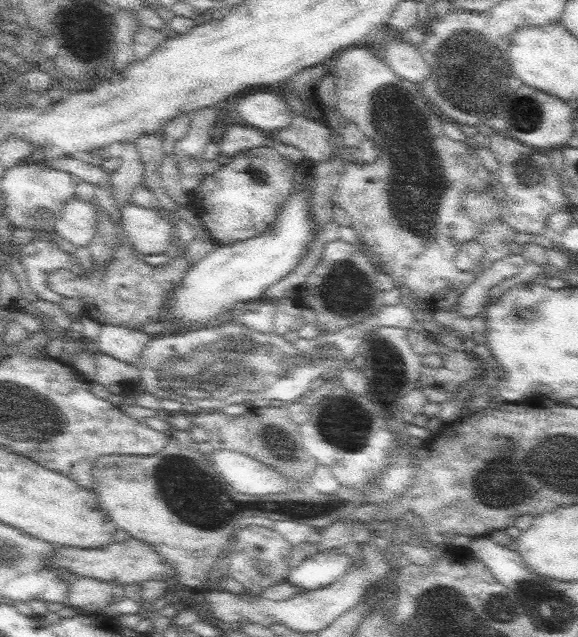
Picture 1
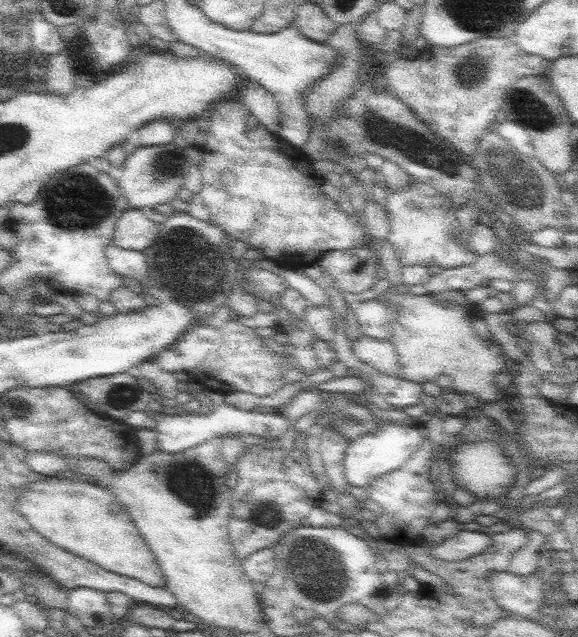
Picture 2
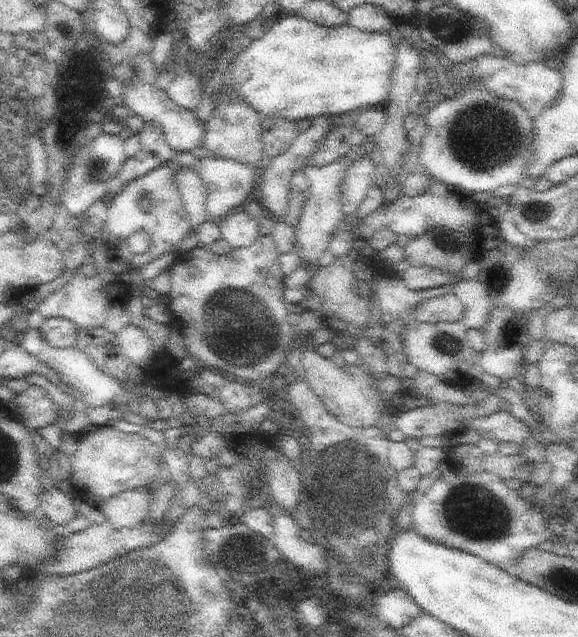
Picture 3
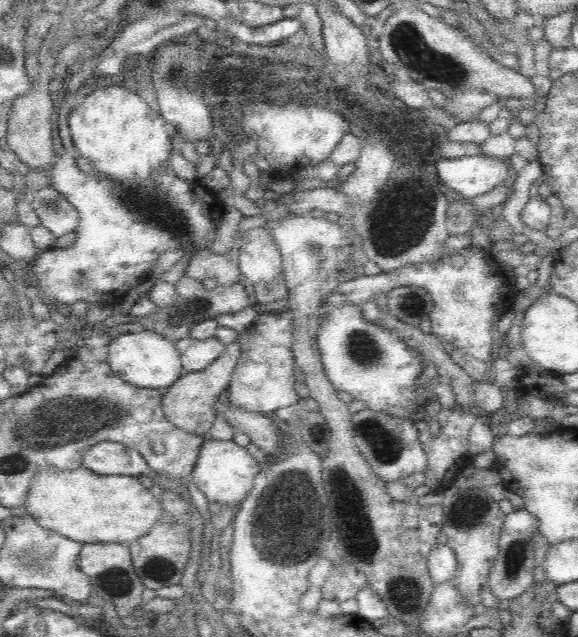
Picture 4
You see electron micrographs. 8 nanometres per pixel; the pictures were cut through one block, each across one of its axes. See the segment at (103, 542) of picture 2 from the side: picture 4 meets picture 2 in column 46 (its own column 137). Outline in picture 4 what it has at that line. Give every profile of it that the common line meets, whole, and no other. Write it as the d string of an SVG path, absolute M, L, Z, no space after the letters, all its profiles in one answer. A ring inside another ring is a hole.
M84 466L60 471L50 468L36 474L22 509L42 528L82 544L130 544L154 526L163 510L157 490L144 479L94 474Z

